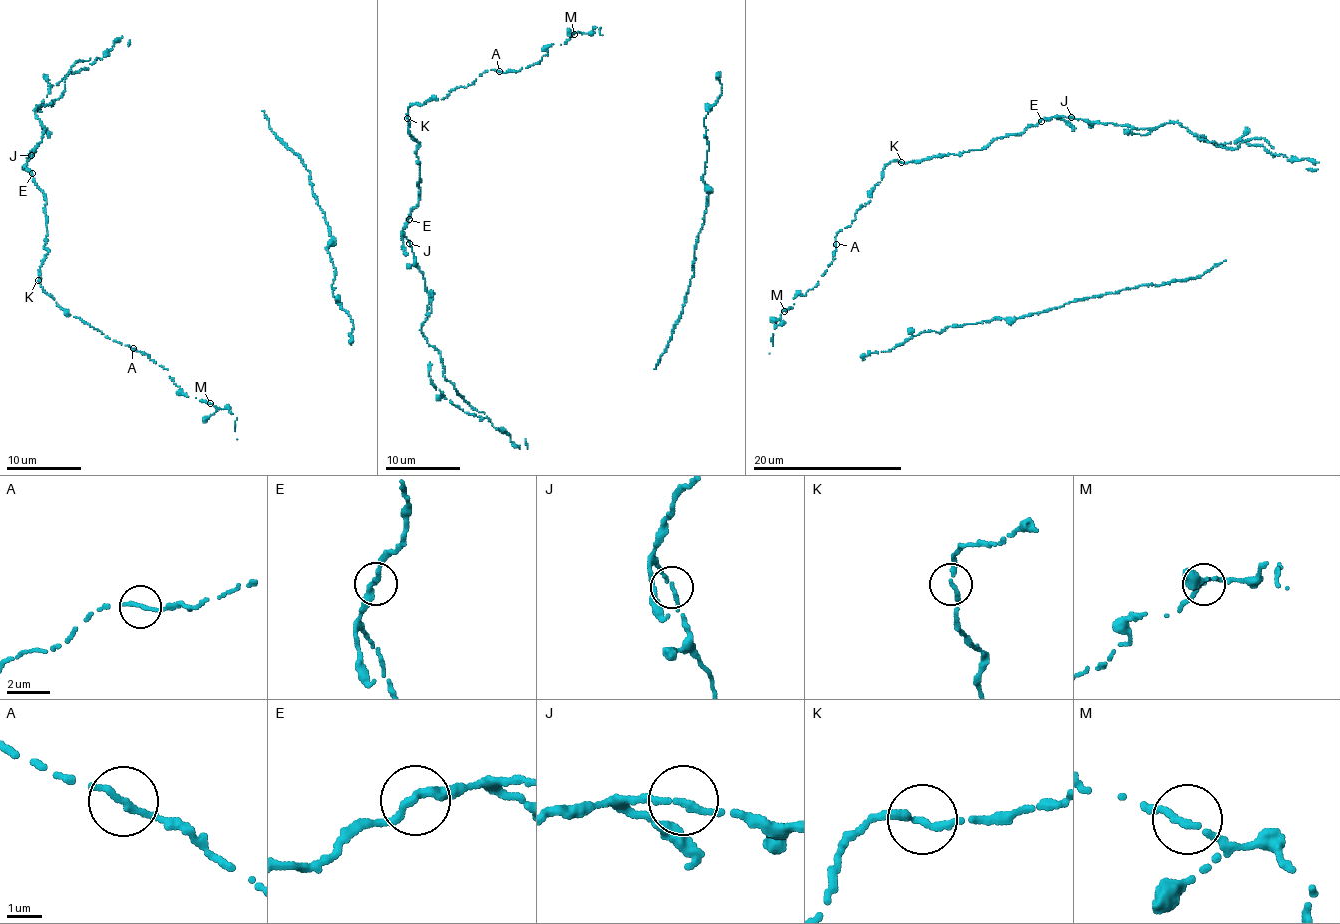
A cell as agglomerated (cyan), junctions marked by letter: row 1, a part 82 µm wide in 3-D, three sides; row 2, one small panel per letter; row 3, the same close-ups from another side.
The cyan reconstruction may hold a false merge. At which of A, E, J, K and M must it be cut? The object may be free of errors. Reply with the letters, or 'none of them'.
none of them

